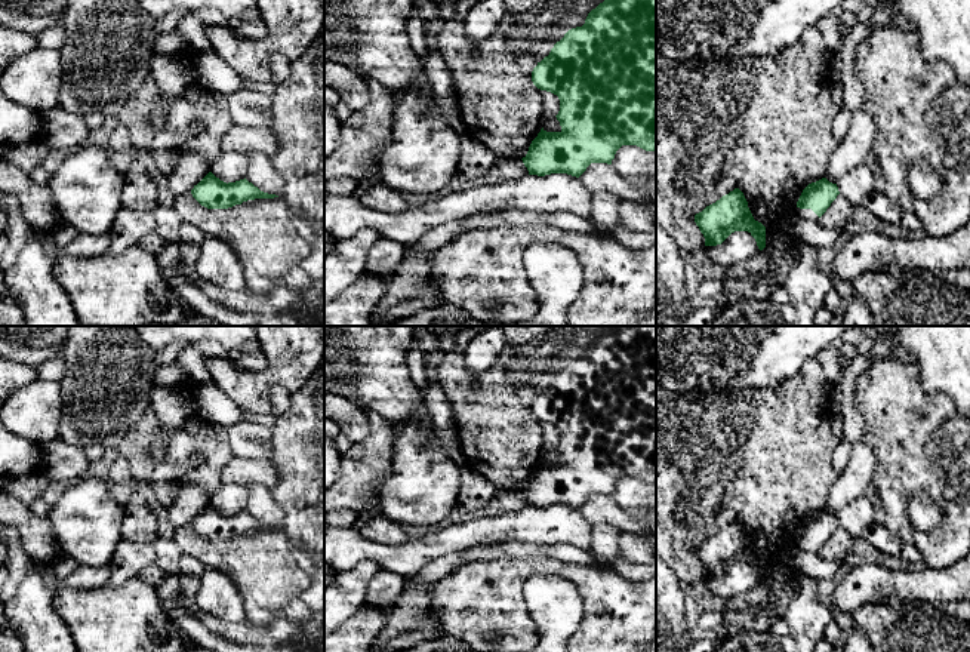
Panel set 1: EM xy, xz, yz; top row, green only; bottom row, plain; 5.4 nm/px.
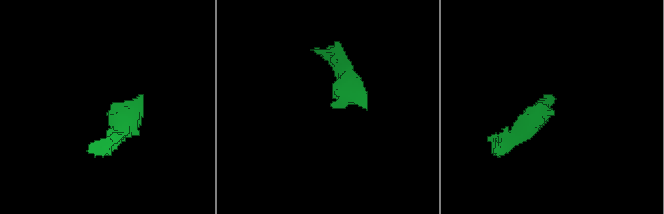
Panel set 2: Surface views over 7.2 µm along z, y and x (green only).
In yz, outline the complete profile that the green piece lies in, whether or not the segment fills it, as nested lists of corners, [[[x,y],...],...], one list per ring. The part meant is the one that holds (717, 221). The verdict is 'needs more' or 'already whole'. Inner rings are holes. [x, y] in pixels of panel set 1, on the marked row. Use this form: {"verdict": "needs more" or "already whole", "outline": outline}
{"verdict": "already whole", "outline": [[[735,188],[695,215],[705,246],[721,244],[735,231],[748,231],[760,250],[766,247],[766,227],[755,221],[743,193]]]}

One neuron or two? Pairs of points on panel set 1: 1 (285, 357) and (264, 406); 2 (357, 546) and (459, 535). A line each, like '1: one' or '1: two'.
1: one
2: one

